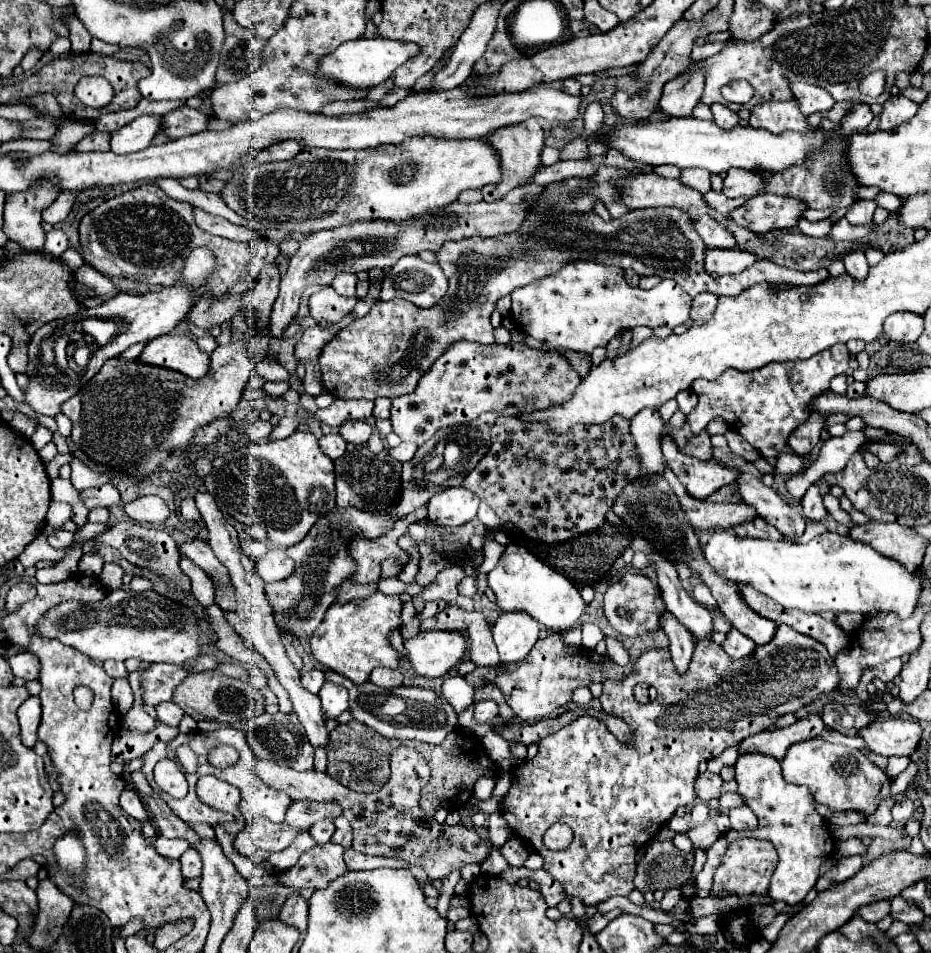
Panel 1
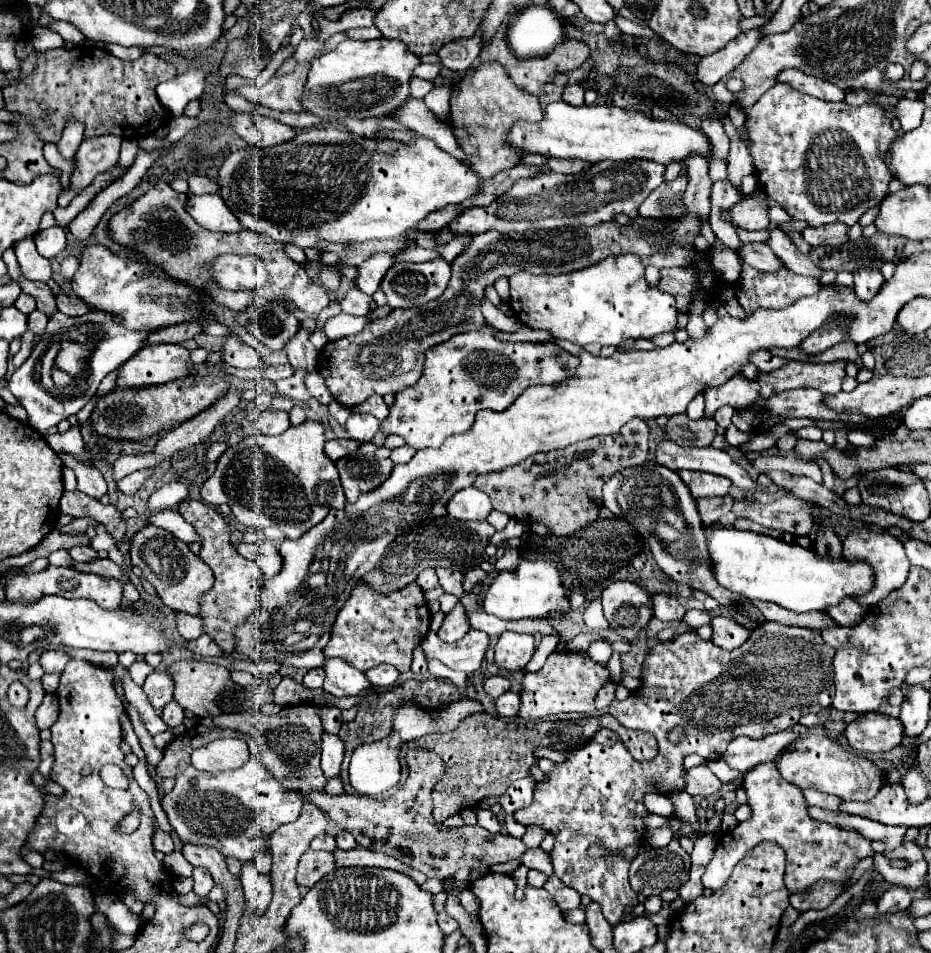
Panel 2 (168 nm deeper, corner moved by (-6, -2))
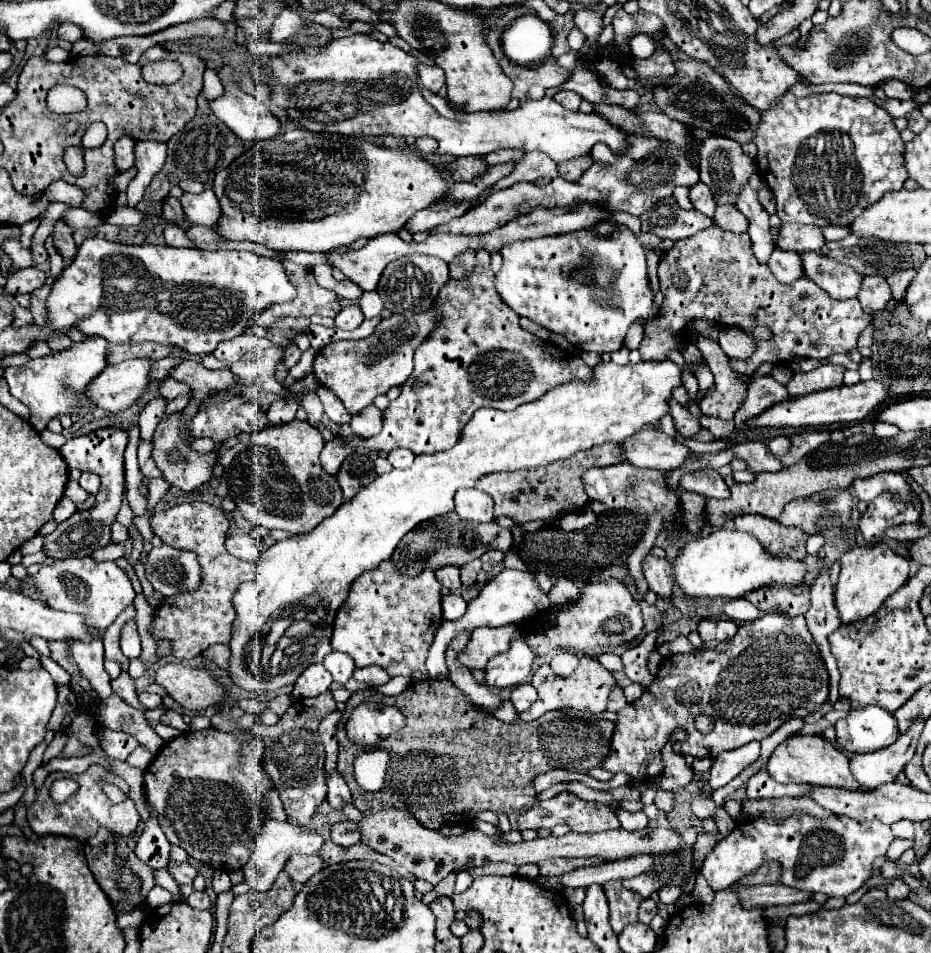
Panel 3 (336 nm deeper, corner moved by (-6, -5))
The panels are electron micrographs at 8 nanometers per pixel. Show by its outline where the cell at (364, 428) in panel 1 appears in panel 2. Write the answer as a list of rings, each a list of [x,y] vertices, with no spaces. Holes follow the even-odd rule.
[[[350,414],[348,422],[346,422],[346,430],[348,430],[348,436],[360,444],[364,442],[372,442],[374,434],[378,432],[380,428],[380,422],[370,416],[370,414]]]

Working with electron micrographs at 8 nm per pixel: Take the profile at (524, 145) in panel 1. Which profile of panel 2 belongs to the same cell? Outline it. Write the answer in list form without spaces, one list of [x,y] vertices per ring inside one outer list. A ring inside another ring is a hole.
[[[482,62],[480,68],[472,76],[464,76],[454,86],[454,96],[450,100],[452,120],[454,120],[454,136],[458,144],[462,146],[464,154],[468,156],[468,162],[472,170],[482,180],[490,180],[502,170],[514,168],[522,162],[524,150],[518,150],[516,146],[510,146],[508,134],[514,126],[514,122],[526,120],[526,122],[540,122],[542,120],[542,106],[538,102],[538,96],[522,92],[510,78],[498,62]]]

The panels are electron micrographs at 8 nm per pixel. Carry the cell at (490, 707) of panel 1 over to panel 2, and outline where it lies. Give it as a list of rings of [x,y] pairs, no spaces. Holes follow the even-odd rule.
[[[506,692],[500,698],[496,698],[496,714],[500,718],[512,718],[518,712],[518,704],[520,704],[518,694],[516,692]]]

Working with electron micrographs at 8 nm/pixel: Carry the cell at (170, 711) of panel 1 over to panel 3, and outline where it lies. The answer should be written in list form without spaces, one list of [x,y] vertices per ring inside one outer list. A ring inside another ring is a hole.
[[[168,709],[168,711],[160,717],[160,723],[162,723],[162,725],[170,725],[170,727],[174,727],[174,729],[178,729],[178,731],[186,731],[186,729],[188,729],[188,725],[182,721],[182,715],[176,713],[176,711],[172,711],[172,709]]]

